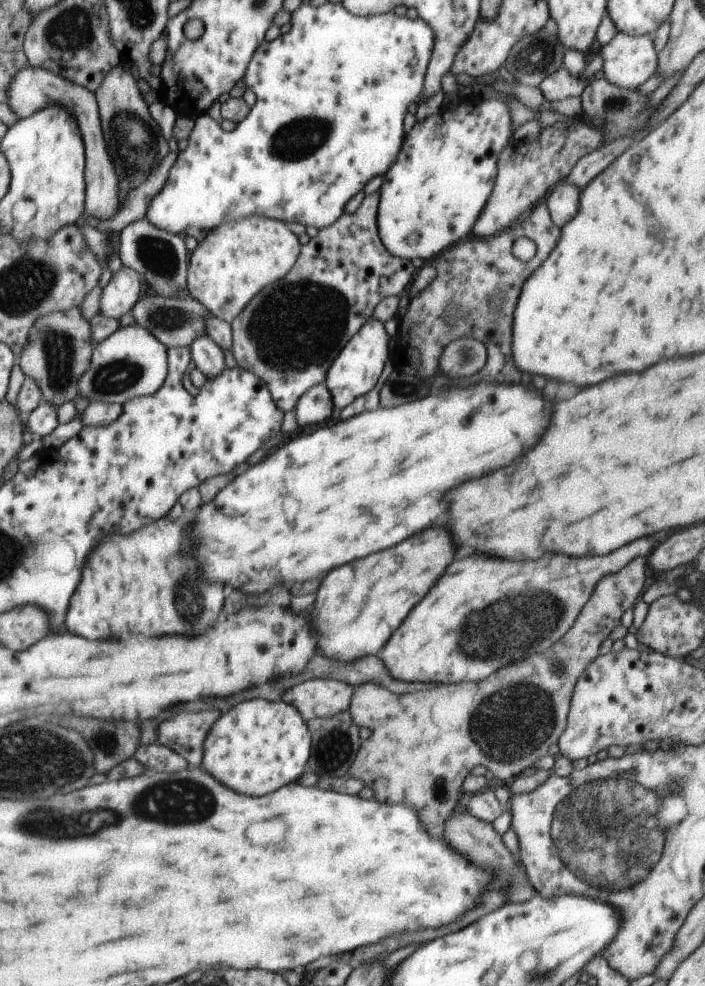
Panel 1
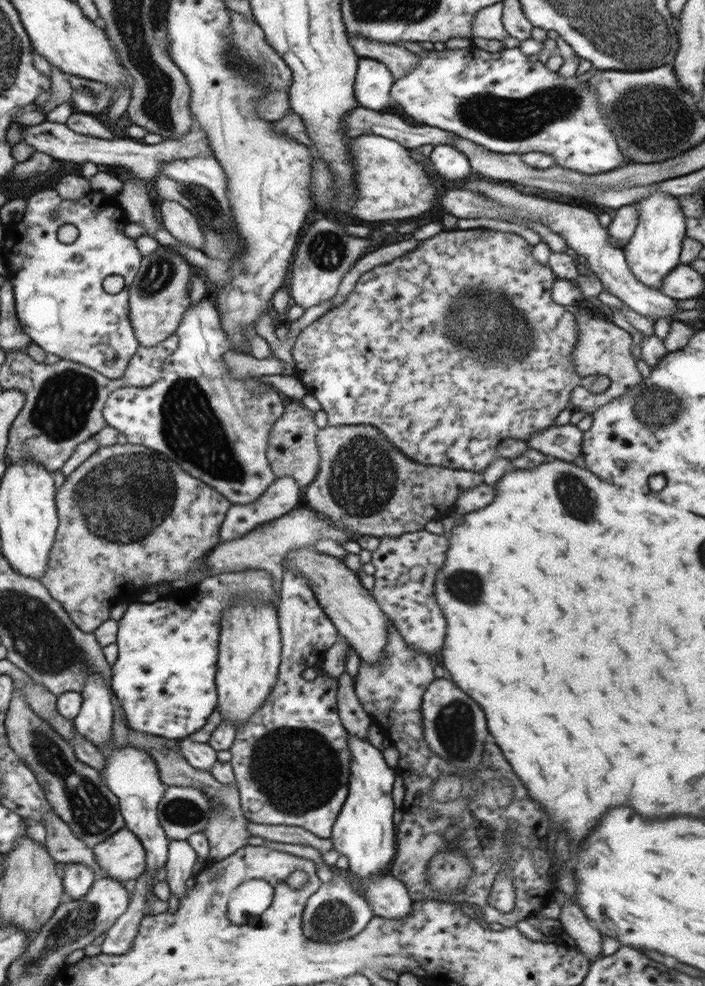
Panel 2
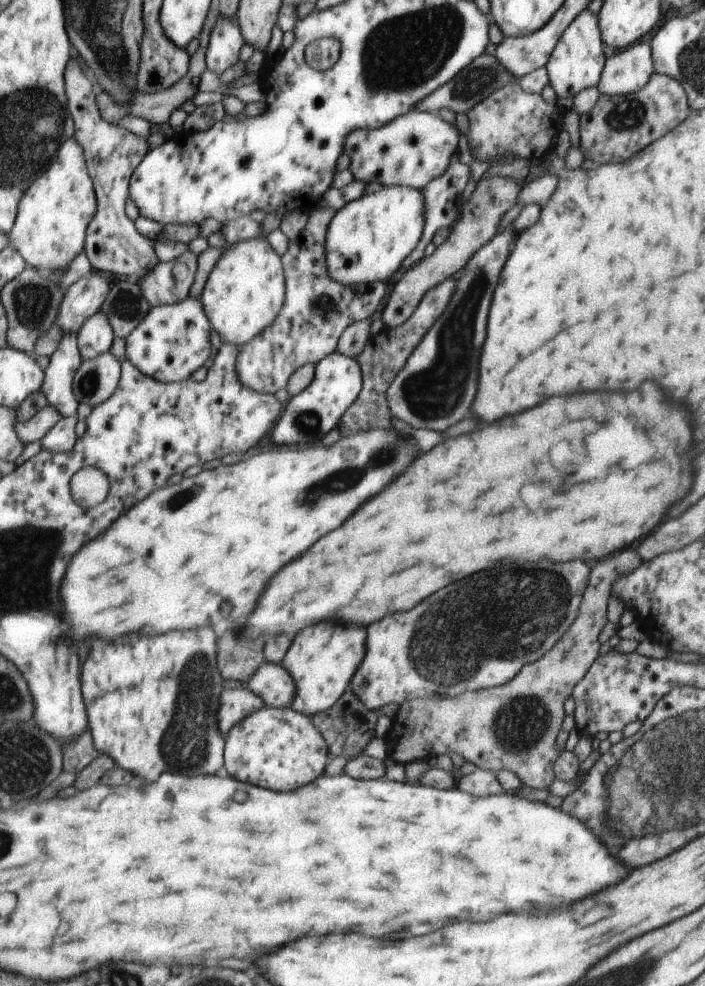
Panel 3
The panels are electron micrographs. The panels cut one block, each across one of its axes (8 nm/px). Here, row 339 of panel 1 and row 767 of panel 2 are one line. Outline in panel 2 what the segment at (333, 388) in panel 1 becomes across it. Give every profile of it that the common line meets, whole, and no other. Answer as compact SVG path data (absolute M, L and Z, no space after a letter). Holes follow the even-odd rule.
M348 736L350 745L351 780L349 794L342 811L339 813L331 838L334 850L349 860L347 872L357 878L370 878L384 874L394 860L397 852L396 828L393 815L395 812L392 790L394 788L395 772L390 768L383 757L383 751L372 745L368 740L358 736Z

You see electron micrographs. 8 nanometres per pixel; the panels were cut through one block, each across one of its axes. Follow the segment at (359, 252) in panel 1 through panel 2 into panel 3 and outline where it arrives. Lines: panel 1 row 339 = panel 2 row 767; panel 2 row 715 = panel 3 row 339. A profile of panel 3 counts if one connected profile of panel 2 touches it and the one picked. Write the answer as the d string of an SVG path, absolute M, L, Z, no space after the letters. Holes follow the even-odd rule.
M320 208L315 210L308 219L306 228L293 239L289 239L287 252L281 256L285 276L285 298L278 316L274 322L264 328L259 336L250 340L248 344L239 348L239 360L236 364L236 374L240 382L248 388L255 389L256 392L275 394L280 389L287 386L288 379L296 372L298 367L312 363L316 365L323 358L337 350L338 340L342 332L356 321L370 319L372 314L378 310L380 303L383 303L386 296L387 282L372 282L364 284L354 284L354 286L344 286L328 276L328 266L326 262L326 233L328 224L332 222L336 210L330 208Z

